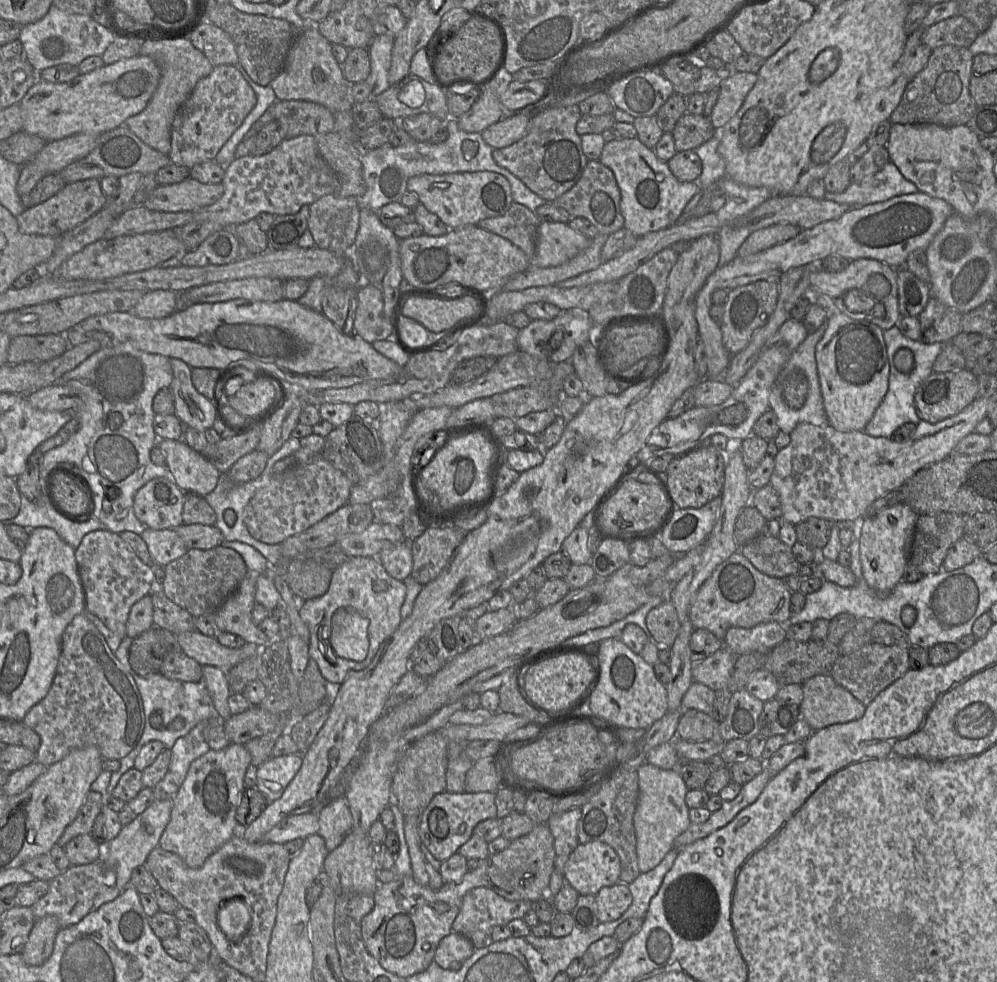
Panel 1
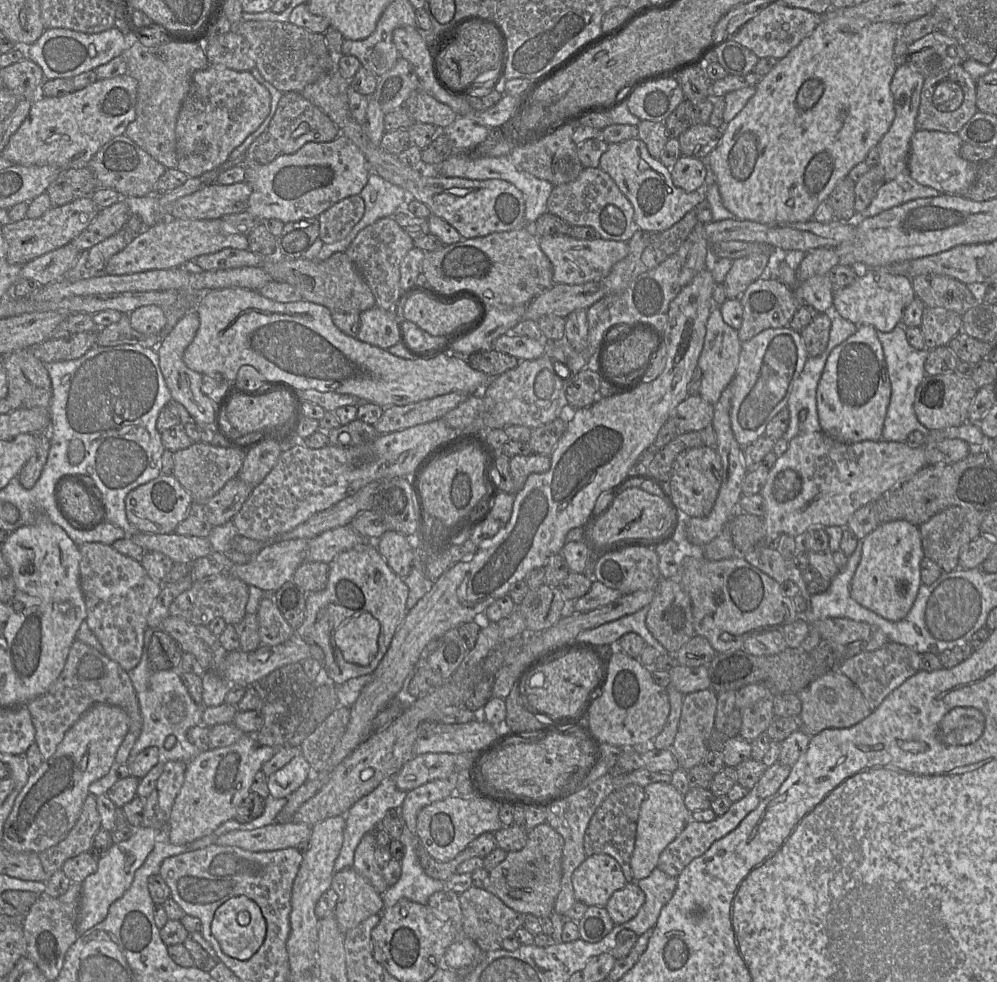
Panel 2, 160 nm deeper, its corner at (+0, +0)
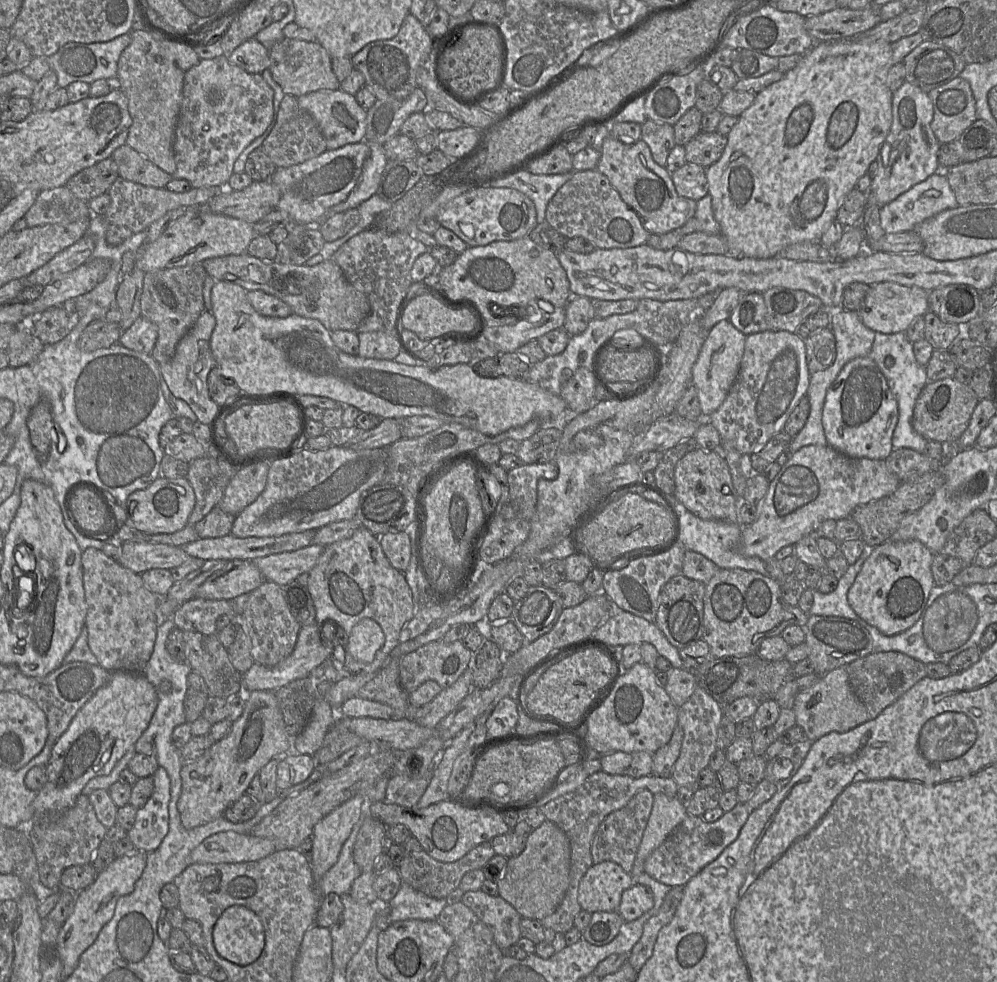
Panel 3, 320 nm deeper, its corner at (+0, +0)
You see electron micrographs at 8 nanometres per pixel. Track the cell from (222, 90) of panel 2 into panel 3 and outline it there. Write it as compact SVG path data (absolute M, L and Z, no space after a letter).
M225 55L213 59L200 59L199 63L191 67L184 76L184 86L182 92L182 103L178 116L178 121L174 133L174 160L176 171L173 178L187 180L191 187L202 188L210 186L226 186L231 175L234 173L233 166L242 151L256 138L261 136L270 125L274 112L274 91L263 79L261 74L250 74L244 69L231 64Z

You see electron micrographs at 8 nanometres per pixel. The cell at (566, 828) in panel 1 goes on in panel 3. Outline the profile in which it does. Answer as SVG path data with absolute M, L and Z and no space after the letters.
M600 770L588 776L584 783L574 791L551 800L542 807L546 819L555 823L567 835L571 850L567 892L556 911L541 920L544 928L550 928L556 933L565 934L574 927L574 919L582 910L578 902L579 884L584 874L594 864L591 844L599 825L611 812L624 807L638 791L644 789L651 791L653 794L662 793L668 796L676 796L678 785L671 776L650 774L642 777L631 777L608 774Z

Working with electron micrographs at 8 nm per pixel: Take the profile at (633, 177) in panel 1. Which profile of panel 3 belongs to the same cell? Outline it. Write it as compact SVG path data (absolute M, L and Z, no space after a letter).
M607 137L602 144L596 170L609 180L626 205L636 212L649 234L675 230L695 214L696 201L677 194L671 173L653 160L649 146L642 139L624 143L615 137Z

